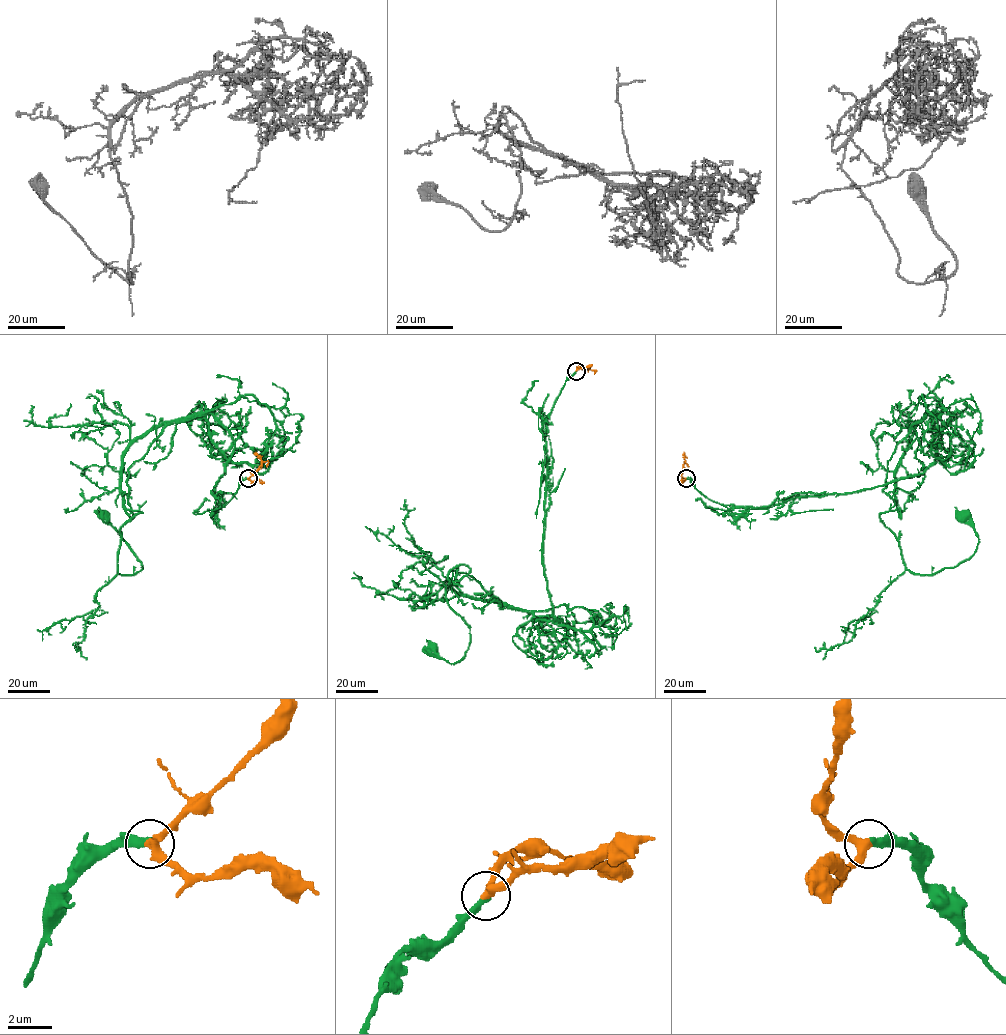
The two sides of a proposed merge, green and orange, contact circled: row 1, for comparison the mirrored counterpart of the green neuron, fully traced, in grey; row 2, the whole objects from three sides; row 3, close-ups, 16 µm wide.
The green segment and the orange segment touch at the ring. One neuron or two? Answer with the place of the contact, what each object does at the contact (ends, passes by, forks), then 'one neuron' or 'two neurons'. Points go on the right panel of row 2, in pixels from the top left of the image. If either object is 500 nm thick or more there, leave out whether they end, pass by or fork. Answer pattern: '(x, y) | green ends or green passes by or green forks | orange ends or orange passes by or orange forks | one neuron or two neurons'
(686, 478) | green ends | orange passes by | one neuron

